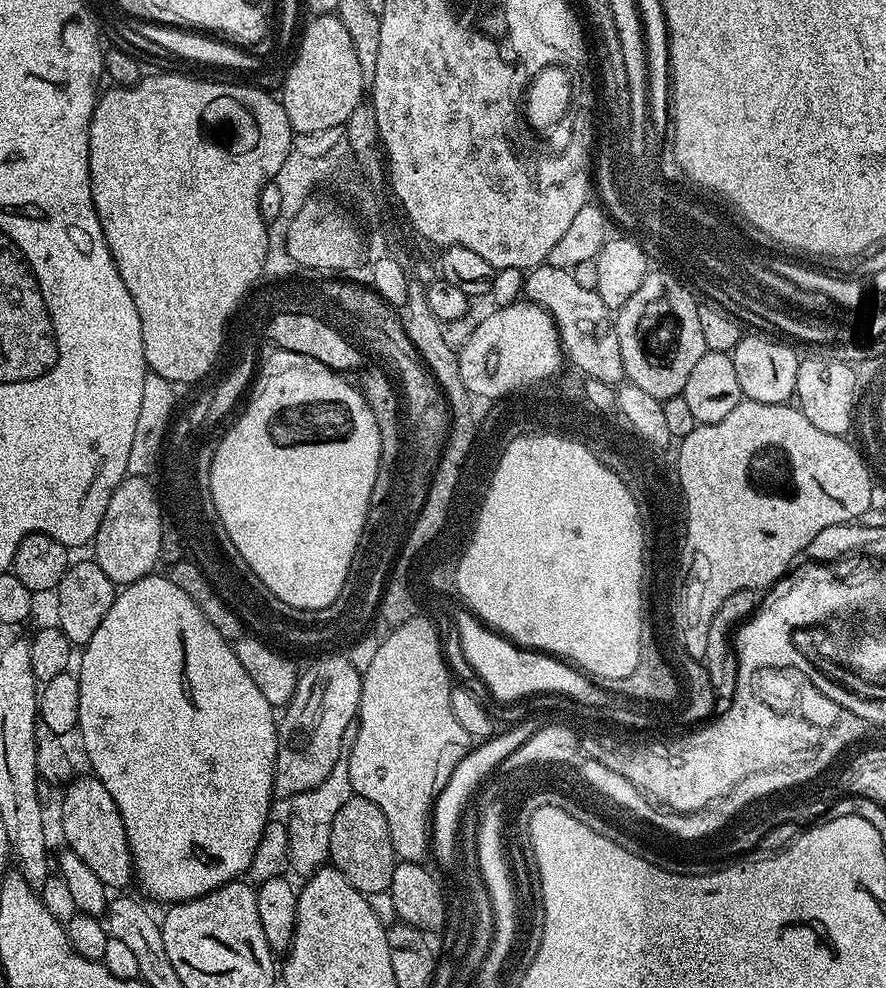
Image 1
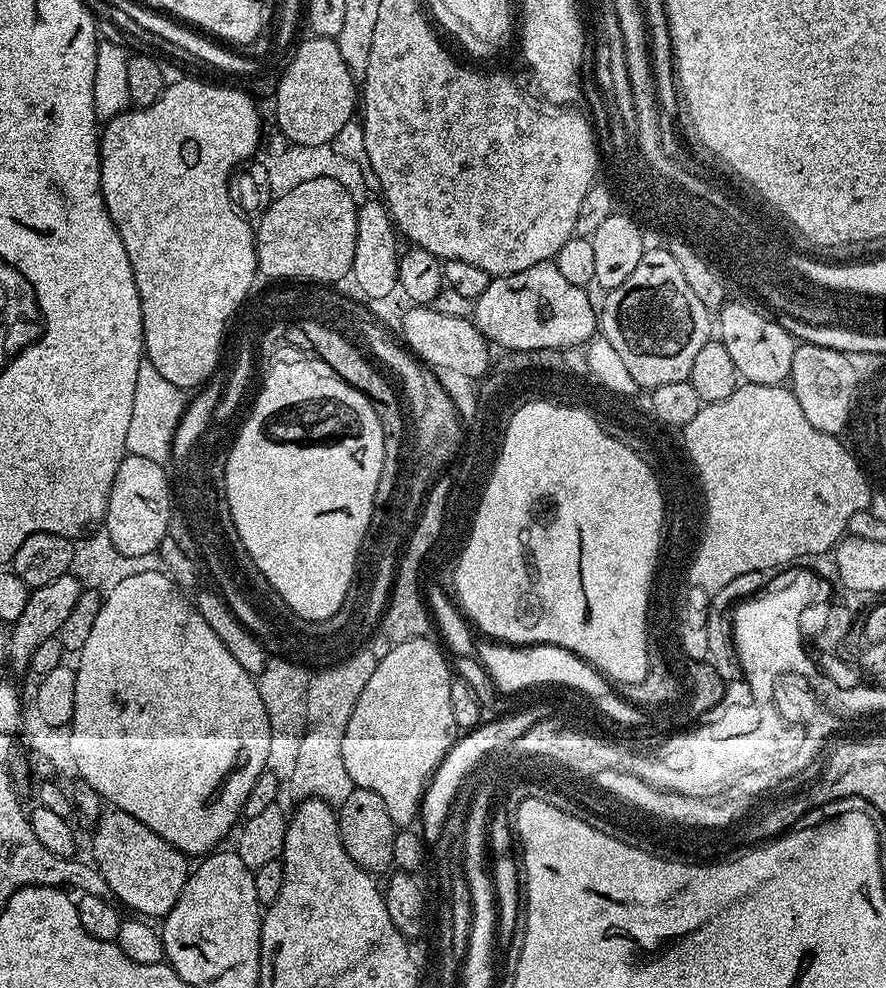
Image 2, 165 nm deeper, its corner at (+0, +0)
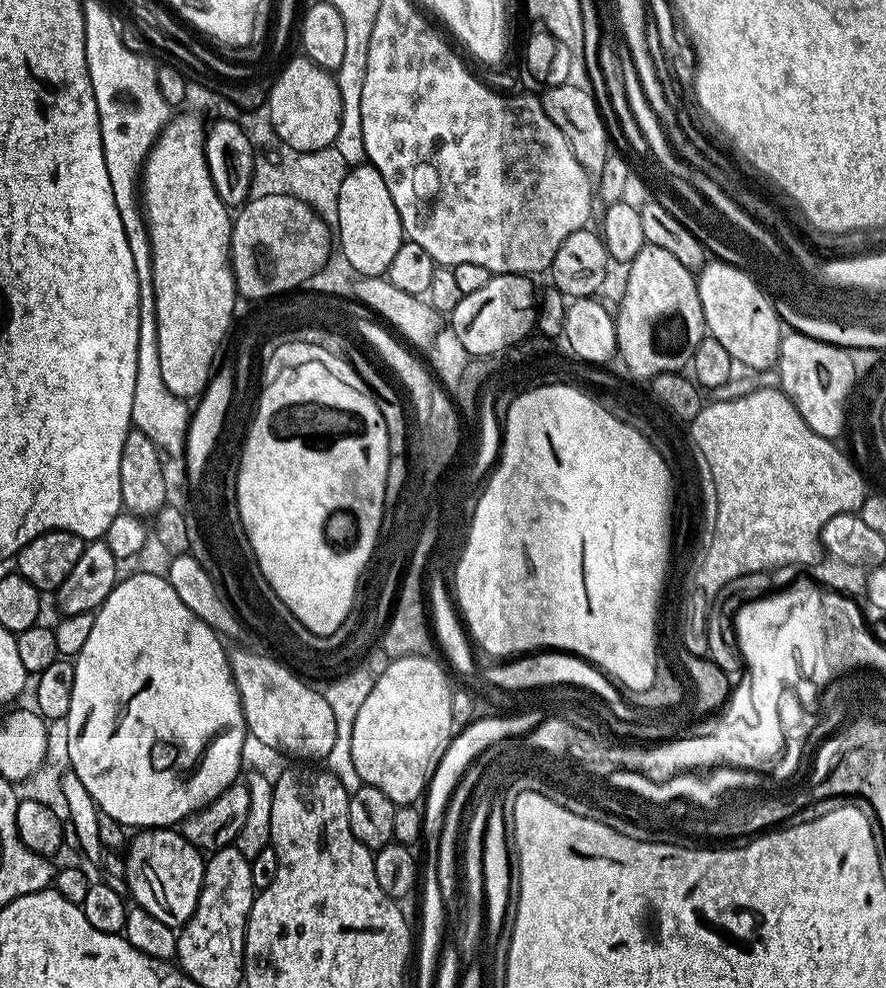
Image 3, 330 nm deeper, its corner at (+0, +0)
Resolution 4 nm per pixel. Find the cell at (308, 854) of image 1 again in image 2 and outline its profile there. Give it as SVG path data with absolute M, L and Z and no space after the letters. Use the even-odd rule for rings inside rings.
M357 650L339 663L325 667L324 677L319 679L311 699L315 708L316 725L312 736L302 738L302 744L294 755L292 764L292 788L300 798L324 800L333 806L344 803L353 790L352 779L342 762L342 738L344 728L352 713L352 705L358 702L370 674L374 674L376 660L370 650Z

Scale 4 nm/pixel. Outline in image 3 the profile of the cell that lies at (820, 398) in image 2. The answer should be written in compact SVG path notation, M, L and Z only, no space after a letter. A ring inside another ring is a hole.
M788 330L780 338L775 366L775 371L780 372L778 387L788 395L790 402L794 402L797 410L808 412L804 420L806 426L810 426L810 430L824 428L824 437L831 441L836 440L832 428L840 428L840 403L847 393L848 379L852 379L858 372L852 356L849 349L839 348L830 342L818 342L816 335L807 336Z

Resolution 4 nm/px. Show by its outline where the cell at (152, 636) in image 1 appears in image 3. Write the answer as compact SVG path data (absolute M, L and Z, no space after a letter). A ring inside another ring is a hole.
M133 571L133 576L121 579L110 590L106 602L94 613L94 626L90 629L90 638L82 645L82 650L74 657L74 694L70 694L70 710L66 717L68 724L68 760L70 771L81 779L82 786L86 786L90 798L110 818L114 818L132 830L146 828L170 828L179 825L186 817L193 816L199 808L206 807L222 790L237 783L240 763L244 760L244 739L249 739L246 718L243 716L243 706L231 674L228 661L229 649L224 648L225 641L217 636L194 610L189 610L178 598L174 586L164 576Z

